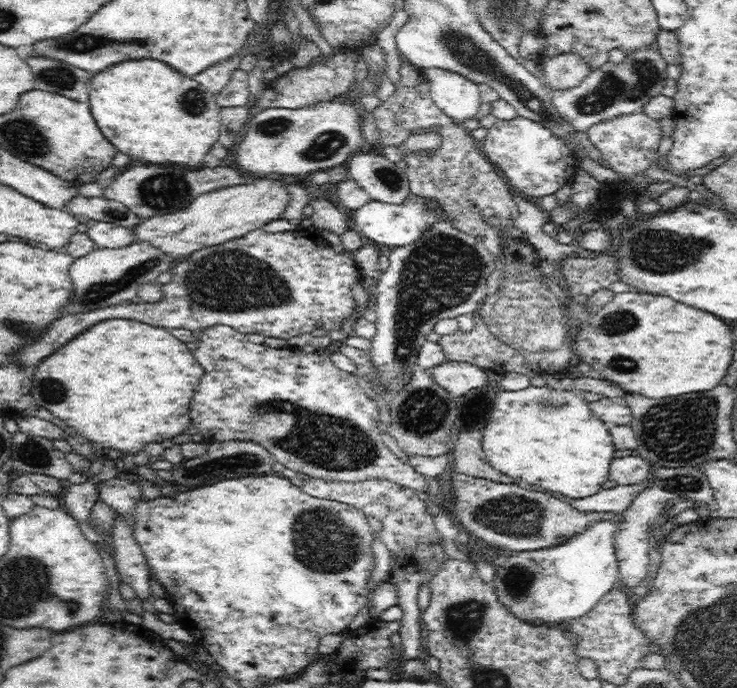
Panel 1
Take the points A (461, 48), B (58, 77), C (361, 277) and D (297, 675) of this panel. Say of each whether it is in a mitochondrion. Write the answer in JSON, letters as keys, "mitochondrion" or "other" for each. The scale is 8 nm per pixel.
{"A":"mitochondrion","B":"mitochondrion","C":"other","D":"other"}

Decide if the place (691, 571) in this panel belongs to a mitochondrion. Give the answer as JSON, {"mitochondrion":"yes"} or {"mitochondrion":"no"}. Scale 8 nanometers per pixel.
{"mitochondrion":"no"}

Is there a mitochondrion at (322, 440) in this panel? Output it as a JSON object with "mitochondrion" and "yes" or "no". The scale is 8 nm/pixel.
{"mitochondrion":"yes"}

